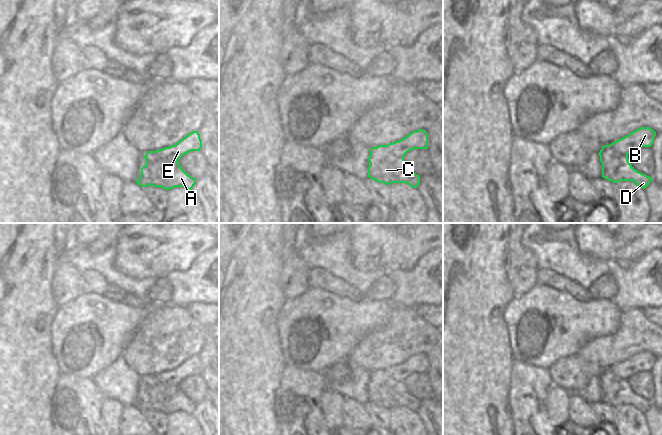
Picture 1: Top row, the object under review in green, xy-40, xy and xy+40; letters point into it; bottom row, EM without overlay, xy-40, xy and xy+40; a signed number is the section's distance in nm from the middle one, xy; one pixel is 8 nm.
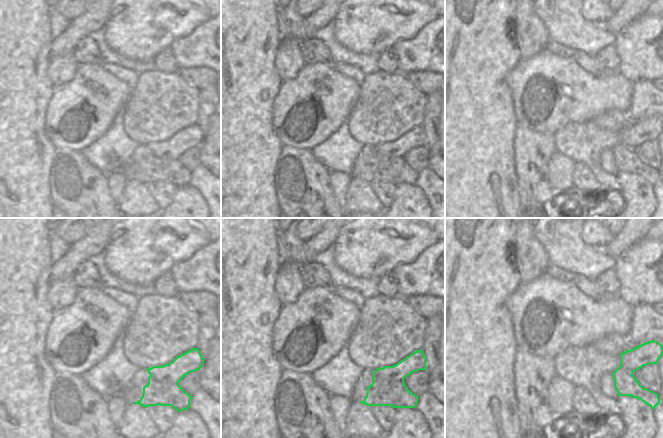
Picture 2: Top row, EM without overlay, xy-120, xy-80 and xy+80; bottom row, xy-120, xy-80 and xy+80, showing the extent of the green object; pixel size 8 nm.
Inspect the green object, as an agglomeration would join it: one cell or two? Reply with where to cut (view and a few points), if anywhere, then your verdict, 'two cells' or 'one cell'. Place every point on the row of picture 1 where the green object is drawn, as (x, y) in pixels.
cut xy-40 (155, 151), (163, 158), (177, 161); two cells

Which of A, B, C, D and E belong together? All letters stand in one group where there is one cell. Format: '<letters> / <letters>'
A C D / B E

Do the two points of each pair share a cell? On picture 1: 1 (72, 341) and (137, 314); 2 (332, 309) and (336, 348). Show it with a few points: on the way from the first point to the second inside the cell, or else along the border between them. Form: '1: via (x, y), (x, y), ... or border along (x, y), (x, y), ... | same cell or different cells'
1: via (88, 333), (95, 326), (107, 326), (121, 320) | same cell
2: via (332, 319), (332, 338) | same cell

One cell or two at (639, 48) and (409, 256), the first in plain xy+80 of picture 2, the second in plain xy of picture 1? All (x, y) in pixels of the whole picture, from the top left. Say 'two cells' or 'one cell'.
two cells

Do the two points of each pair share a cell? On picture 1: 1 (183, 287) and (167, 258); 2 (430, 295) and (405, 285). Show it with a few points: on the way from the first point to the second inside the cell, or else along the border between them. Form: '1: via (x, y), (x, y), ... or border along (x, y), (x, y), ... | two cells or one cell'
1: border along (195, 259), (186, 270), (171, 270), (165, 276) | two cells
2: via (424, 289), (421, 286), (411, 286) | one cell

